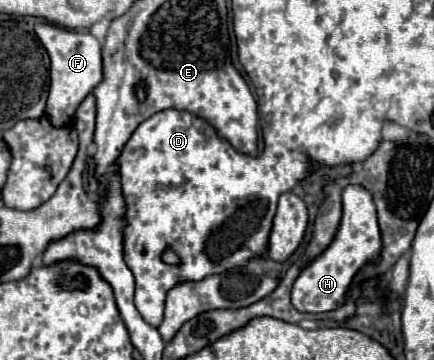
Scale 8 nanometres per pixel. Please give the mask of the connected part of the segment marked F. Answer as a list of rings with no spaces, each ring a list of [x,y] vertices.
[[[37,24],[35,32],[51,58],[51,68],[49,68],[51,84],[49,84],[45,114],[53,126],[71,124],[71,118],[81,100],[103,80],[101,44],[87,30],[65,30],[53,24]]]

